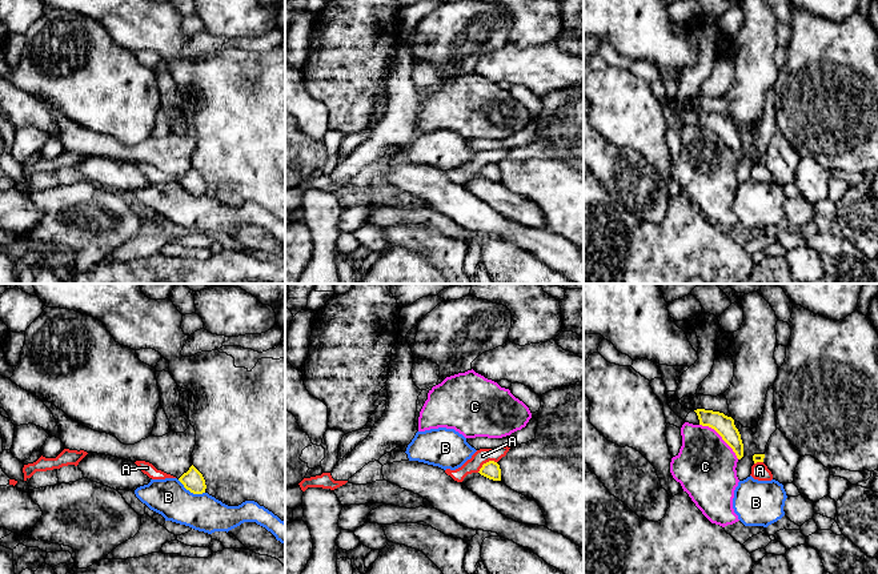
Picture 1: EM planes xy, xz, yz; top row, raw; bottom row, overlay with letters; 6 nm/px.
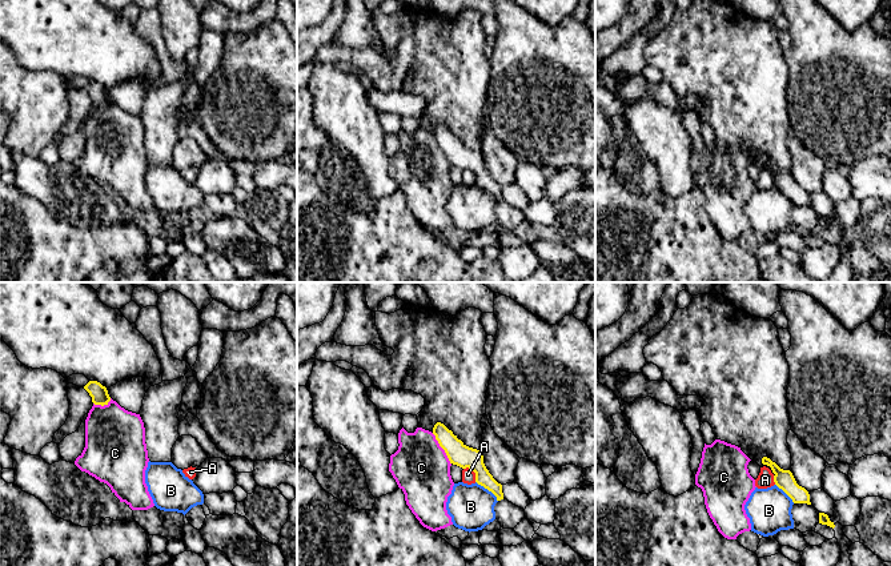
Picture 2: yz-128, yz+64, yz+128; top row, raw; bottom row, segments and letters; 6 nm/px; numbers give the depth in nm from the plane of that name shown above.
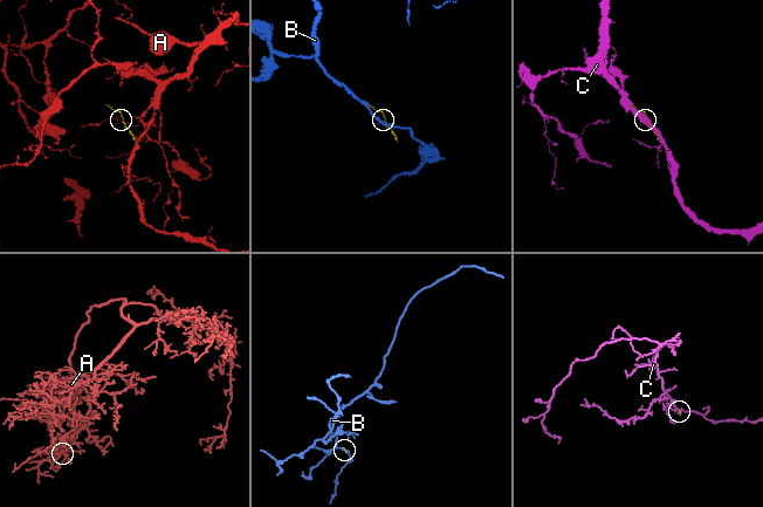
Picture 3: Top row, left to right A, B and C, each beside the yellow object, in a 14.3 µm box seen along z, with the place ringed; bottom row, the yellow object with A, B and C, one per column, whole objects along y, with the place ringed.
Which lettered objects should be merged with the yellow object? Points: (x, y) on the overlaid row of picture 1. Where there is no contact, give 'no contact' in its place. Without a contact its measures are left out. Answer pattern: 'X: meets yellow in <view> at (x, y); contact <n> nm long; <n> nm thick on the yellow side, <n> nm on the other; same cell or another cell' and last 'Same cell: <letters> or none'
A: meets yellow in xz at (485, 464); contact 140 nm long; 100 nm thick on the yellow side, 90 nm on the other; another cell
B: meets yellow in xy at (191, 492); contact 190 nm long; 130 nm thick on the yellow side, 220 nm on the other; another cell
C: meets yellow in yz at (721, 436); contact 320 nm long; 120 nm thick on the yellow side, 360 nm on the other; another cell
Same cell: none

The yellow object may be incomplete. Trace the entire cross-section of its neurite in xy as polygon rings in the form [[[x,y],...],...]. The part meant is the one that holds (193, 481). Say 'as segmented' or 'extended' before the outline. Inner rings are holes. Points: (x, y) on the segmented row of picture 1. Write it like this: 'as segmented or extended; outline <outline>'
as segmented; outline [[[192,465],[187,473],[184,473],[179,481],[187,490],[193,494],[205,493],[207,485],[203,474]]]

